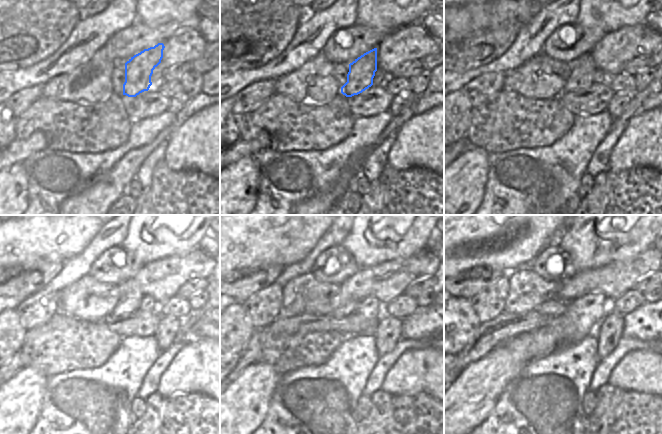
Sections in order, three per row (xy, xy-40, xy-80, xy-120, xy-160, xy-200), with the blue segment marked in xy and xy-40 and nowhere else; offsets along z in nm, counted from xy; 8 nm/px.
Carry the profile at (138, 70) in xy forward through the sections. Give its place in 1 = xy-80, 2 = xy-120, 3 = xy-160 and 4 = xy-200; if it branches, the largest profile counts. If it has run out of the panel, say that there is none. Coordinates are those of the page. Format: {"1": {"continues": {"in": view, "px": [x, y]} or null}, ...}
{"1": {"continues": {"in": "xy-80", "px": [583, 69]}}, "2": {"continues": {"in": "xy-120", "px": [129, 303]}}, "3": {"continues": {"in": "xy-160", "px": [349, 307]}}, "4": {"continues": {"in": "xy-200", "px": [555, 307]}}}

